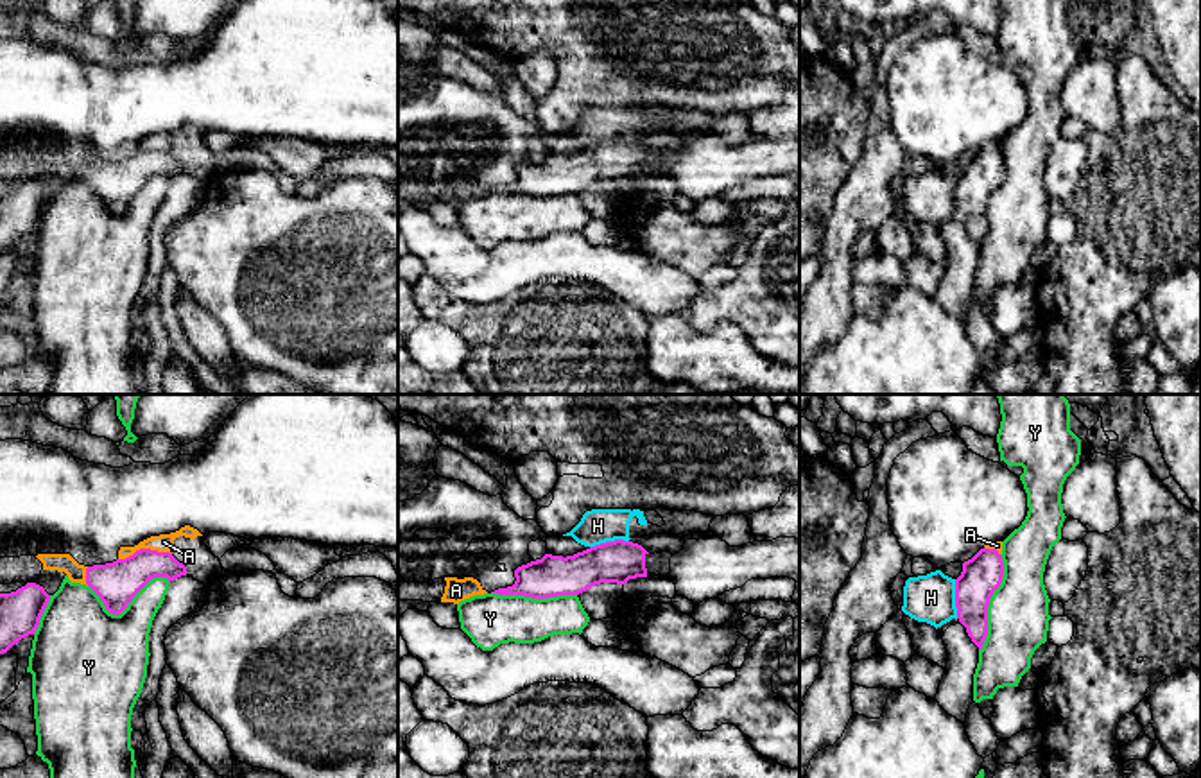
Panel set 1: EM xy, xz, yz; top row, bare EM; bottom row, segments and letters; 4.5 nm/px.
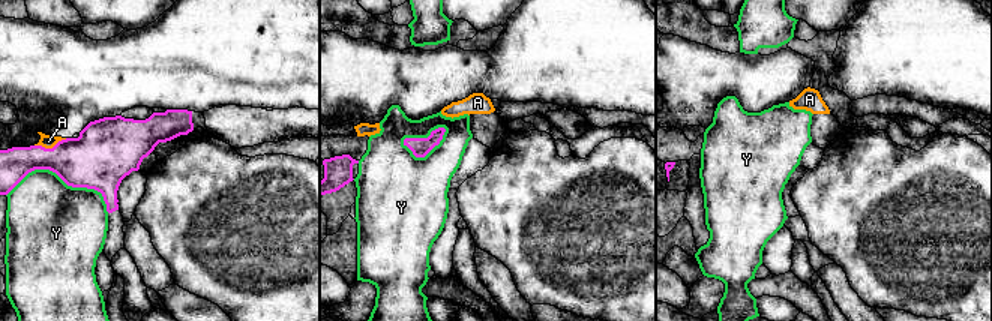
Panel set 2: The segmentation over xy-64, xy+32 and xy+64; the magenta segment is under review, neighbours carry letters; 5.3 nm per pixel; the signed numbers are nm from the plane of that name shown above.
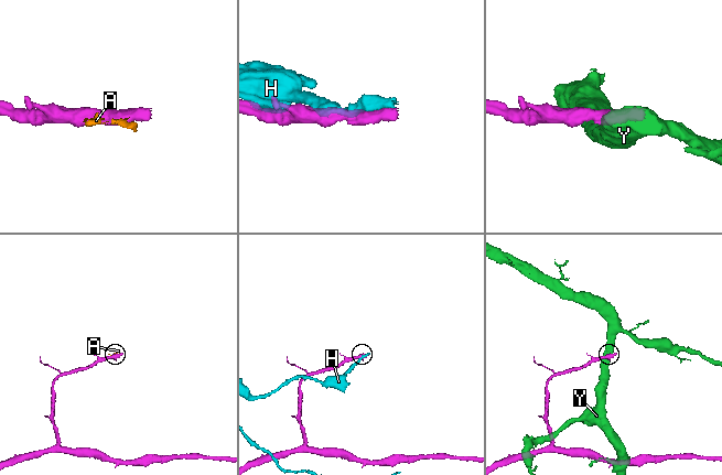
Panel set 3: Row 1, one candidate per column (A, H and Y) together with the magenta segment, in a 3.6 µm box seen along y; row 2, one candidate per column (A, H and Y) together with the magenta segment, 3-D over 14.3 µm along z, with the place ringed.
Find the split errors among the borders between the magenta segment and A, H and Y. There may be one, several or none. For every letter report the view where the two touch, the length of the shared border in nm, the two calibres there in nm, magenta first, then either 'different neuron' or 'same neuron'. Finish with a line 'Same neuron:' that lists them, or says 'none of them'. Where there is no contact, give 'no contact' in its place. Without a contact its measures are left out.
A: xy | 240 nm | 190/80 nm | same neuron
H: xz | 180 nm | 190/160 nm | different neuron
Y: yz | 460 nm | 180/280 nm | different neuron
Same neuron: A

